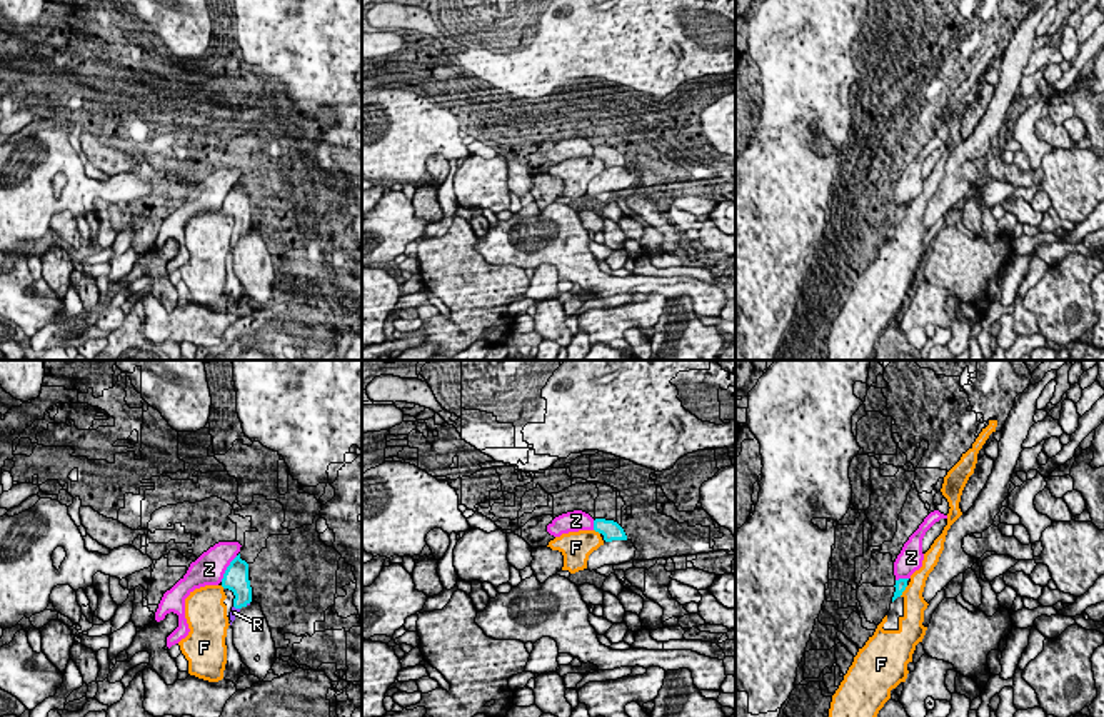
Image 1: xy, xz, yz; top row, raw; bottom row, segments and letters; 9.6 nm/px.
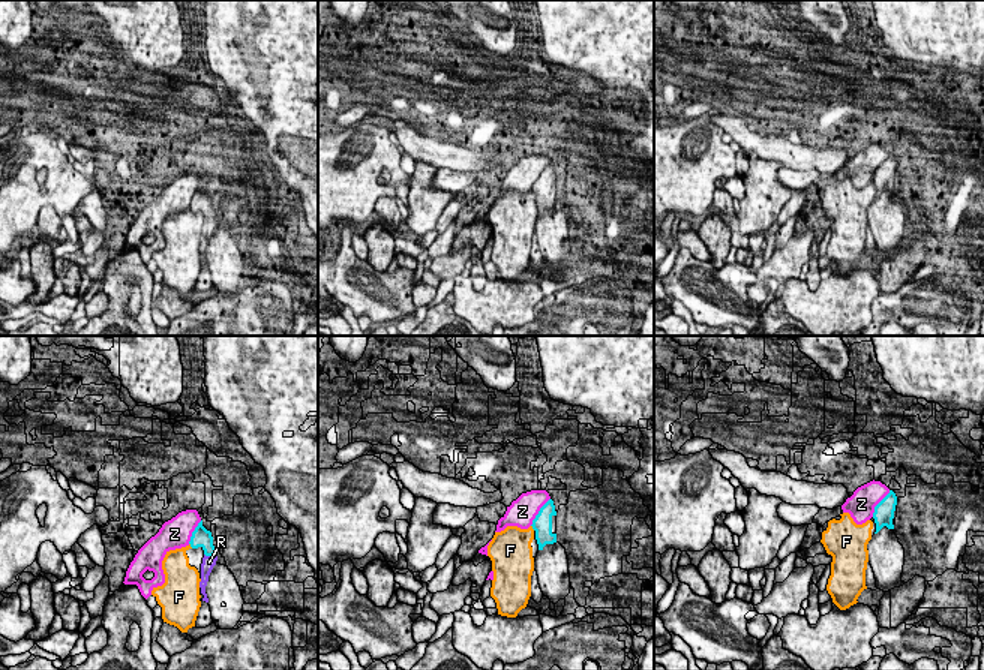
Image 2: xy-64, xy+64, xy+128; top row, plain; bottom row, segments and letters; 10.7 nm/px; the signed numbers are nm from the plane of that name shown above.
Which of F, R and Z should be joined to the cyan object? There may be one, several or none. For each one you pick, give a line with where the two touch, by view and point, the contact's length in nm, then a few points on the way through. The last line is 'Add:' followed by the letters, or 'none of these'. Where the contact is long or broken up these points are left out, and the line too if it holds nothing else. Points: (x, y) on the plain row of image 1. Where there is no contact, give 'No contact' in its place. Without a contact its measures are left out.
R: Touches cyan at xy (237, 234). Shared border 70 nm. Path across: xy (237, 209), (237, 234), (234, 239)
Add: R

